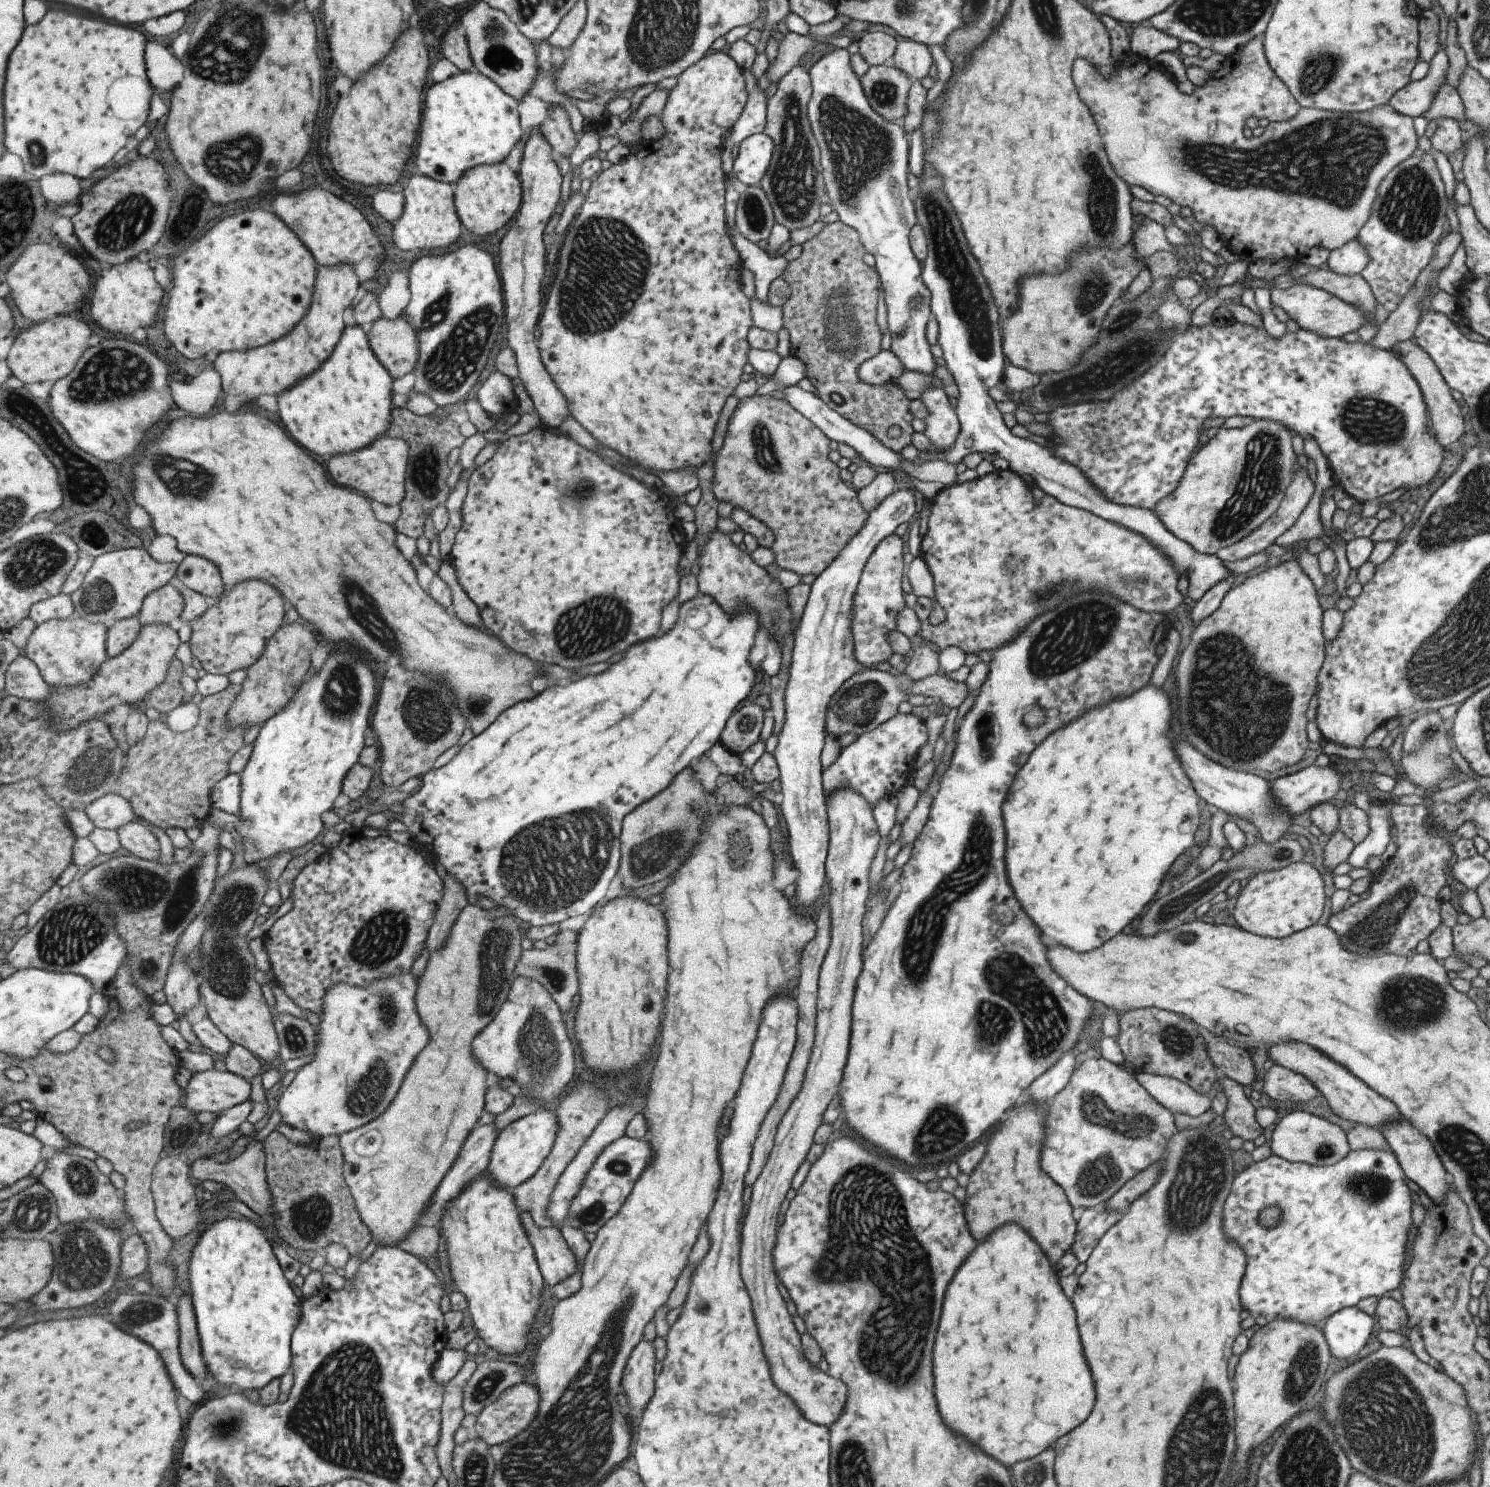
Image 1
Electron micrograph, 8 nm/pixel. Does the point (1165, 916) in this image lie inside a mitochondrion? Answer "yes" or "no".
yes

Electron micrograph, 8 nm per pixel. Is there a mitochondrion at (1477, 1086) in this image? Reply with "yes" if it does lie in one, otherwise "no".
no

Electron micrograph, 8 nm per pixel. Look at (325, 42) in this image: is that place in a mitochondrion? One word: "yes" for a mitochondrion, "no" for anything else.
no

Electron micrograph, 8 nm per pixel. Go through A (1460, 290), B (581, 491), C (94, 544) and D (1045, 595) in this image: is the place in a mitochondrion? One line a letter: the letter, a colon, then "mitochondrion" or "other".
A: other
B: mitochondrion
C: mitochondrion
D: mitochondrion

